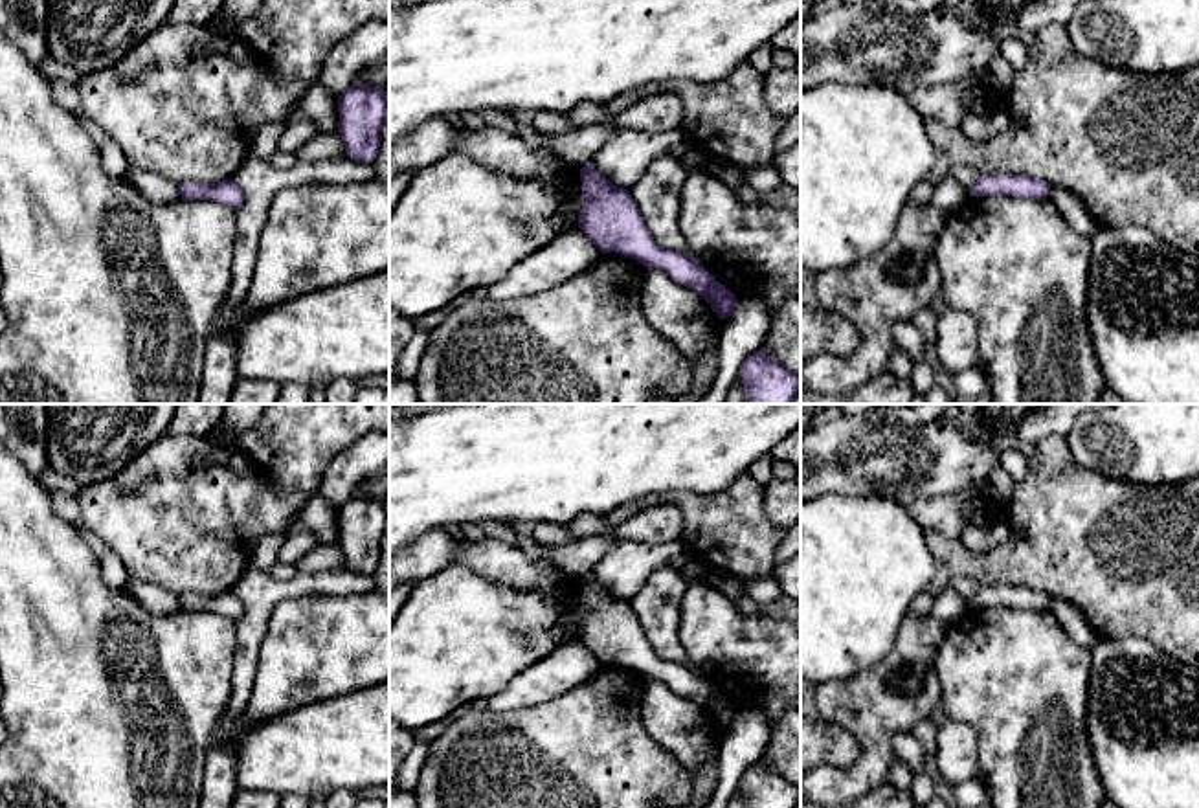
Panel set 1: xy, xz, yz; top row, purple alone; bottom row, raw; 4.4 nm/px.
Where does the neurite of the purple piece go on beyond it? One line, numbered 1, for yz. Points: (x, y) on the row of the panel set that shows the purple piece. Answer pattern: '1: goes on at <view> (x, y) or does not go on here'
1: does not go on here

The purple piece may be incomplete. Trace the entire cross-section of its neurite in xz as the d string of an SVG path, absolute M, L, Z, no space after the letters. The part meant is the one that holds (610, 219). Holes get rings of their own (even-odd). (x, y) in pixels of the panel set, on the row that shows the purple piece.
M591 163L580 169L578 228L602 253L621 253L643 266L665 270L676 283L700 294L720 320L731 316L736 296L690 255L654 242L628 189L613 185Z

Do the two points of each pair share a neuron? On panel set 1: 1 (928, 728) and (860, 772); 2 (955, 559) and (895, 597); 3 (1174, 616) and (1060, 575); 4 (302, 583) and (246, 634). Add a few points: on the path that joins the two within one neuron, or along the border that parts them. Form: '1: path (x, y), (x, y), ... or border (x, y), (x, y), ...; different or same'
1: border (928, 717), (911, 729); different
2: border (924, 533), (933, 561), (928, 588); different
3: path (1146, 588), (1104, 575), (1087, 575); same
4: path (285, 588), (278, 590), (257, 610), (256, 617); same

